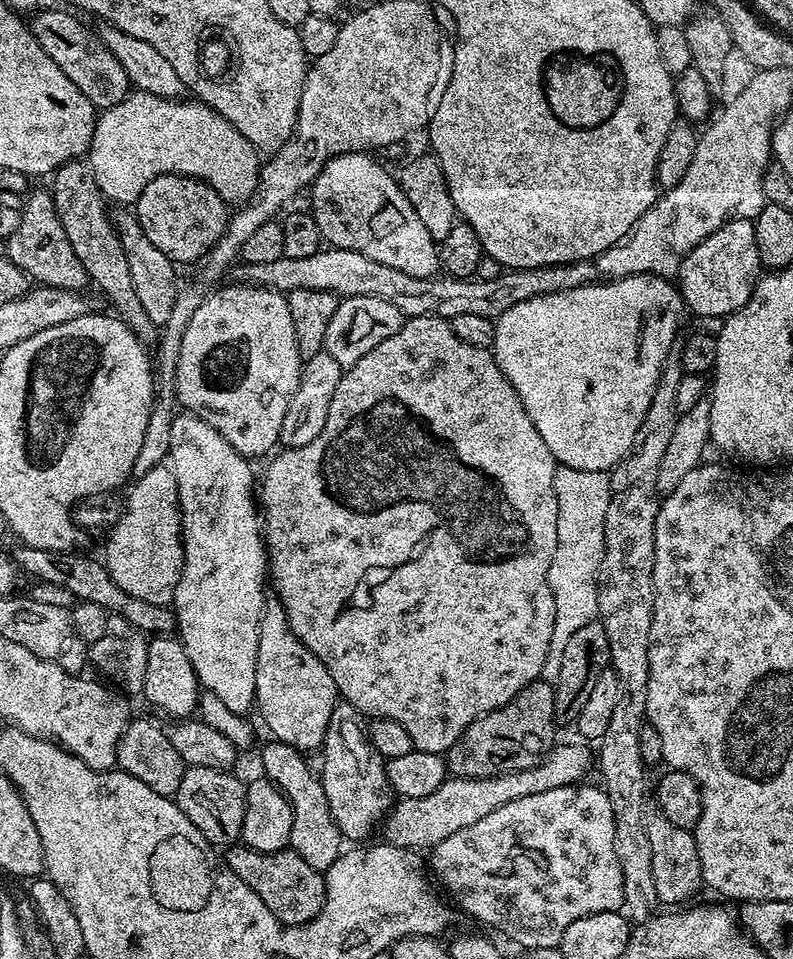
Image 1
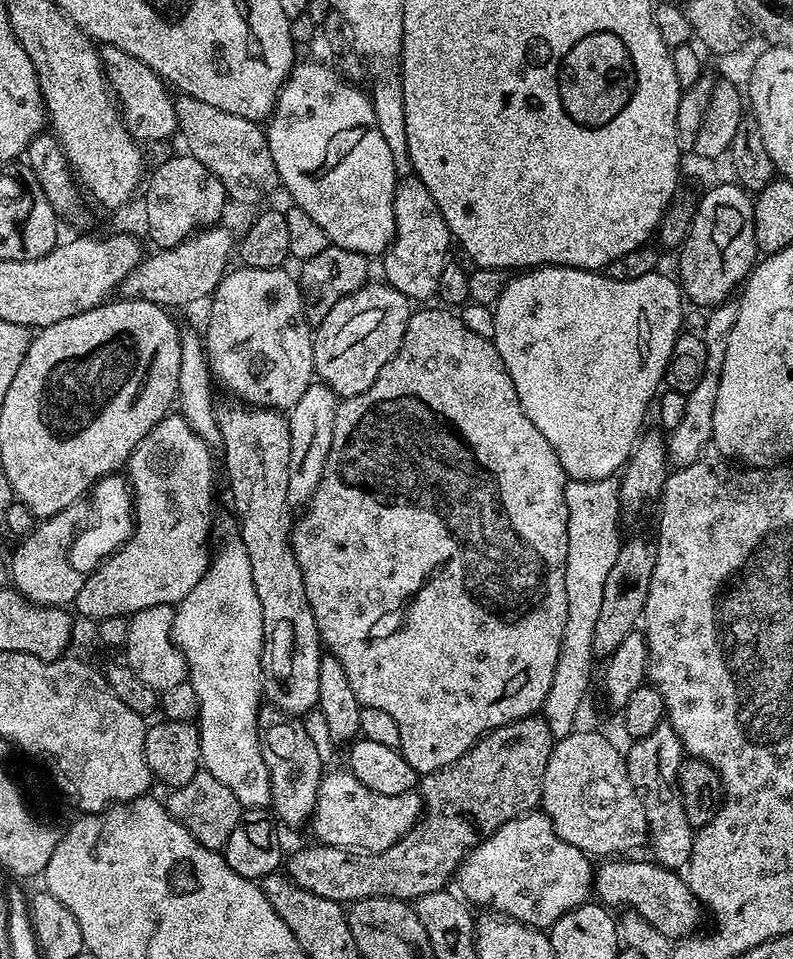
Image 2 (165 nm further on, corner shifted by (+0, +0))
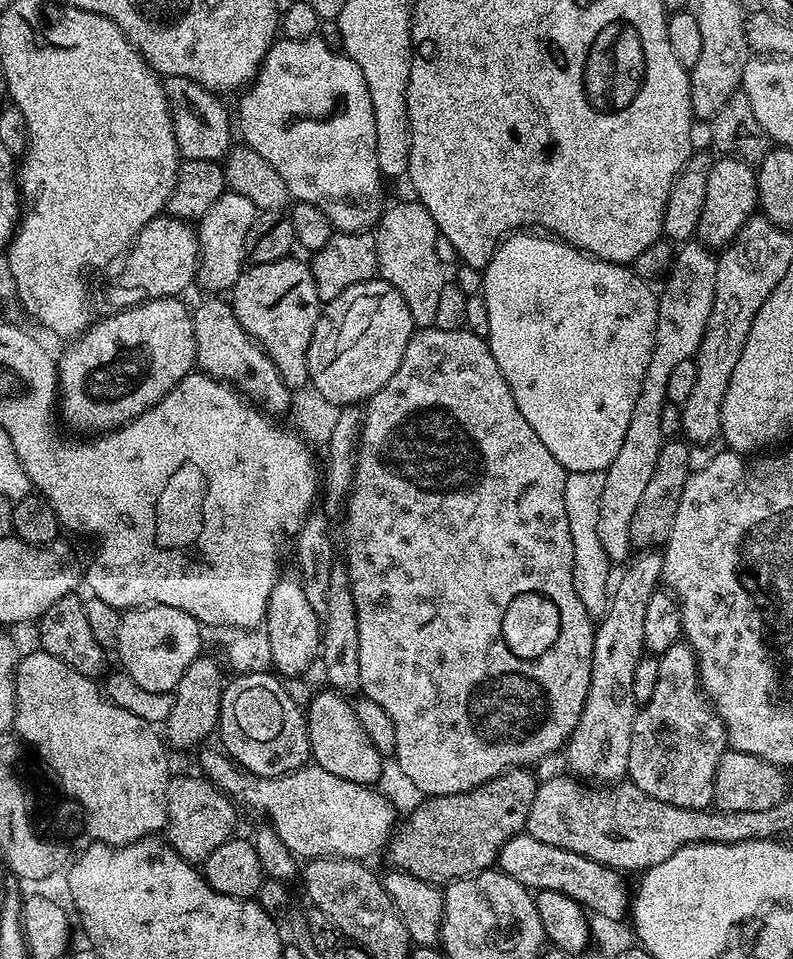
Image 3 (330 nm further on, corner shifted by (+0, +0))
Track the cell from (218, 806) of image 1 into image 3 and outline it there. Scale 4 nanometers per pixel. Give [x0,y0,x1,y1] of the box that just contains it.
[166,775,237,865]

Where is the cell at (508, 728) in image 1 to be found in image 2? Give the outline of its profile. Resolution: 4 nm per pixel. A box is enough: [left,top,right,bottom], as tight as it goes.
[286,715,554,902]

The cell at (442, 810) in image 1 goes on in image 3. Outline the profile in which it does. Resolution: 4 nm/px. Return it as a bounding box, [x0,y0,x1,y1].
[200,751,397,861]

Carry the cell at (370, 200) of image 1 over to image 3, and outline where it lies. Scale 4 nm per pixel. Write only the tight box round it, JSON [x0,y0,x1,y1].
[238,39,384,232]

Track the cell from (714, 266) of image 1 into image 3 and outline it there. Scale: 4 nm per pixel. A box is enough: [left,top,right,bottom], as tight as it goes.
[696,155,758,250]

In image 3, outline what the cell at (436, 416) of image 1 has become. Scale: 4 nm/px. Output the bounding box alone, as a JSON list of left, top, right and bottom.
[342,326,596,797]

